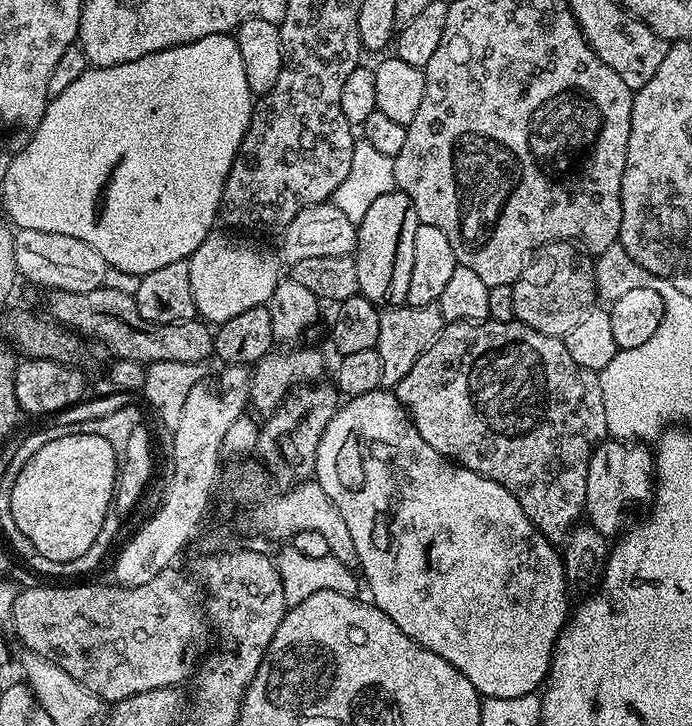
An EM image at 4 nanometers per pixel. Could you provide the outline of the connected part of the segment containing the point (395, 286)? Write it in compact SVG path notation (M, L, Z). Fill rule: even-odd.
M393 190L382 194L382 198L378 198L370 205L370 210L366 210L366 218L360 220L356 230L354 255L358 266L359 295L377 306L400 306L407 301L410 273L414 271L414 230L418 230L420 223L410 198L402 191Z

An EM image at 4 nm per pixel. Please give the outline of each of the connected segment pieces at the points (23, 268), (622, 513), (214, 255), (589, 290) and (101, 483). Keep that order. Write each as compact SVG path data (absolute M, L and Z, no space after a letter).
M19 229L14 235L14 258L16 259L16 271L21 277L24 276L32 284L41 284L44 290L55 290L57 292L89 292L101 287L107 278L108 264L82 238L70 238L70 234L50 234L46 230Z
M605 438L592 451L584 511L587 523L607 538L615 537L629 523L628 512L639 504L647 505L654 495L654 456L644 448L647 447L640 442Z
M212 231L188 260L196 316L212 326L230 322L245 310L267 305L282 279L282 260L273 249L272 253L252 240L243 240L243 235L220 231Z
M555 240L552 244L545 244L525 263L522 274L512 284L516 319L542 334L563 338L597 303L595 276L593 257L575 243Z
M74 433L47 442L22 466L10 493L14 523L34 542L36 554L68 563L93 545L116 494L116 459L106 438Z

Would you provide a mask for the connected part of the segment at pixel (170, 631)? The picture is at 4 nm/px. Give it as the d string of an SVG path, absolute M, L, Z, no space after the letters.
M173 566L162 570L162 574L154 574L154 578L150 578L150 582L146 582L140 586L134 586L133 588L113 586L111 583L109 583L110 585L76 584L73 588L21 587L17 598L14 599L10 628L16 631L16 636L21 640L21 645L24 648L34 650L38 654L42 654L42 658L46 658L50 662L62 666L62 670L66 670L66 674L70 674L70 678L82 682L82 686L86 686L91 692L98 694L101 700L105 702L115 702L122 698L130 698L134 694L142 694L155 688L171 688L173 686L183 685L182 682L187 678L188 671L190 671L190 676L193 669L197 667L198 659L196 660L196 652L201 650L204 639L210 636L210 624L206 619L206 604L202 599L202 589L199 583L192 578L187 580L178 569L179 567Z

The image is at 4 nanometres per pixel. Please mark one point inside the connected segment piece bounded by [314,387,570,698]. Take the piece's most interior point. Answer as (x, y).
(450, 557)

